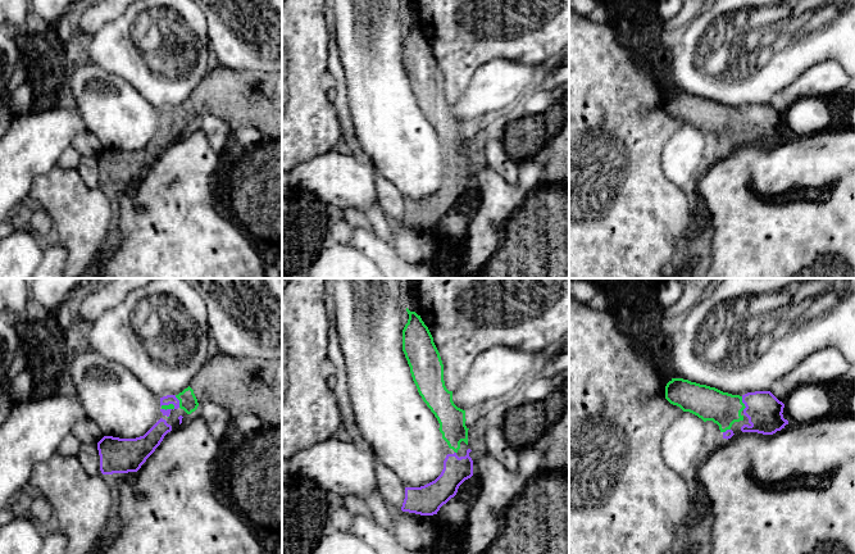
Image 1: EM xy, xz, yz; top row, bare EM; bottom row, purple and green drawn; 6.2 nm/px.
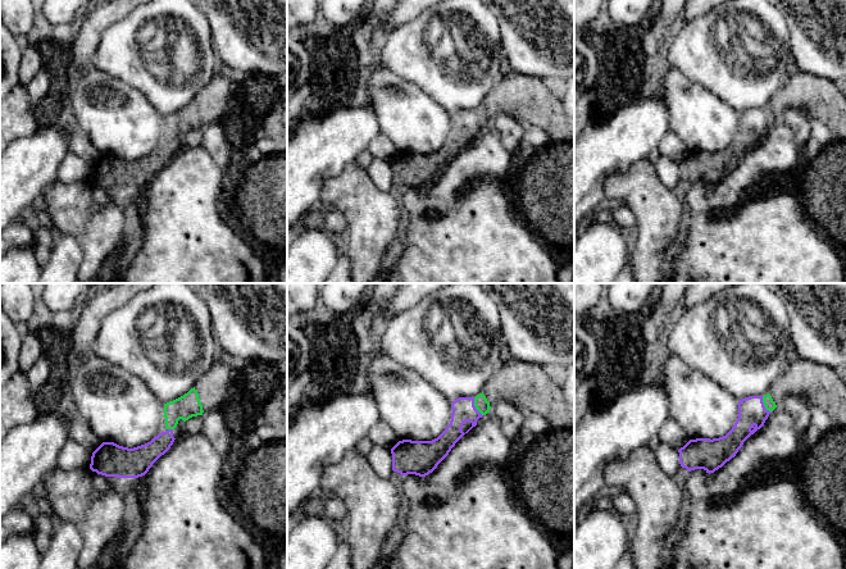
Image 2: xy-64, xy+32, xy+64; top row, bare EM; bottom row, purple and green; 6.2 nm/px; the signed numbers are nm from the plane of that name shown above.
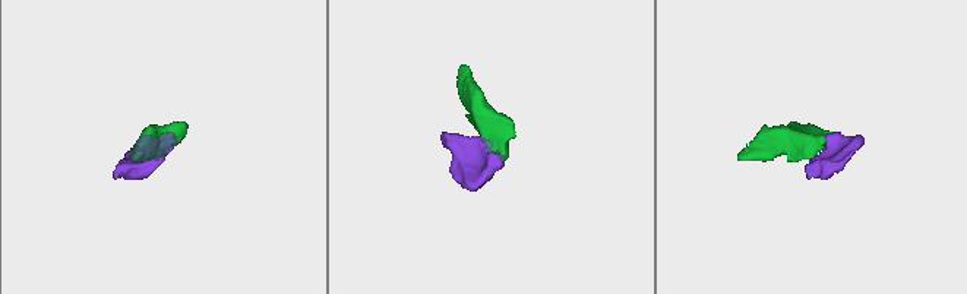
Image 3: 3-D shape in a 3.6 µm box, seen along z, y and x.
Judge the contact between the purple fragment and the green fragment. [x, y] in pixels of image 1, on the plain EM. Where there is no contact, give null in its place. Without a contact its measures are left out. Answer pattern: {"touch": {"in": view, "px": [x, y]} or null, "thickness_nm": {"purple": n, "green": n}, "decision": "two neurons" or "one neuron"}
{"touch": {"in": "yz", "px": [744, 116]}, "thickness_nm": {"purple": 220, "green": 220}, "decision": "one neuron"}

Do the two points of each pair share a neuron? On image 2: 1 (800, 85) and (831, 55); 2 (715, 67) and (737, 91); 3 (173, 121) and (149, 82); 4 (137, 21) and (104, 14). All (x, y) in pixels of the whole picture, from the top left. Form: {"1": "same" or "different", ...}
{"1": "different", "2": "same", "3": "different", "4": "different"}

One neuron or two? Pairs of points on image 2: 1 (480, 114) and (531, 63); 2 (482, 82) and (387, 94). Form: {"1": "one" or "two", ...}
{"1": "two", "2": "two"}

